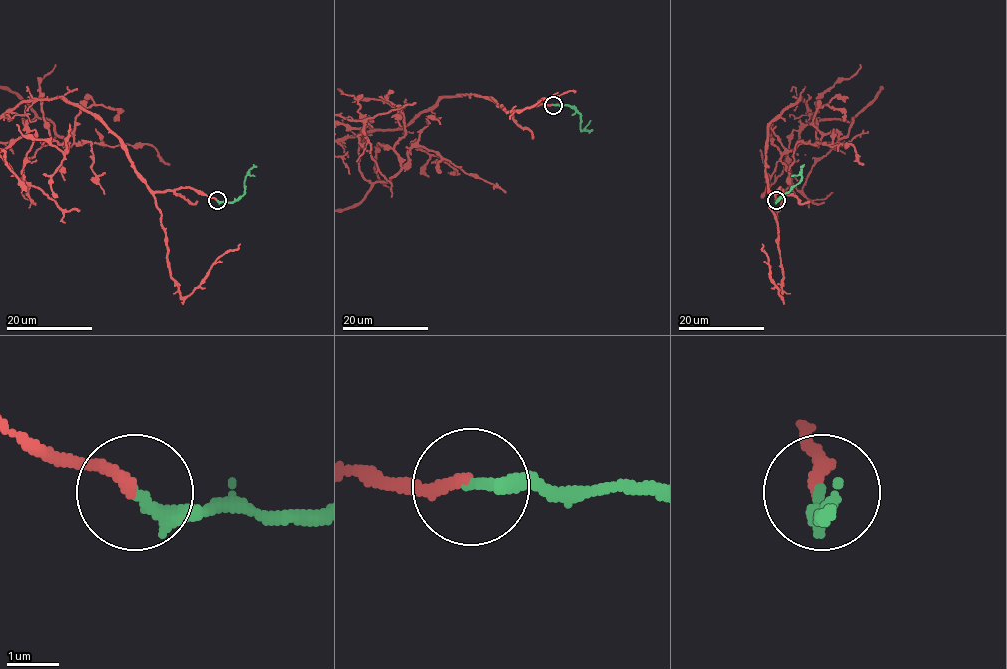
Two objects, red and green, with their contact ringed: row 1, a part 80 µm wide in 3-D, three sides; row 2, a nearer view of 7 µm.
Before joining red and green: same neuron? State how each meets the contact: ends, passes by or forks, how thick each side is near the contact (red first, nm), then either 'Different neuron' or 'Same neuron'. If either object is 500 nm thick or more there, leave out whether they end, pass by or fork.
At the ring red ends. At the ring green ends. Thickness 240 nm (red) against 280 nm. Same neuron

